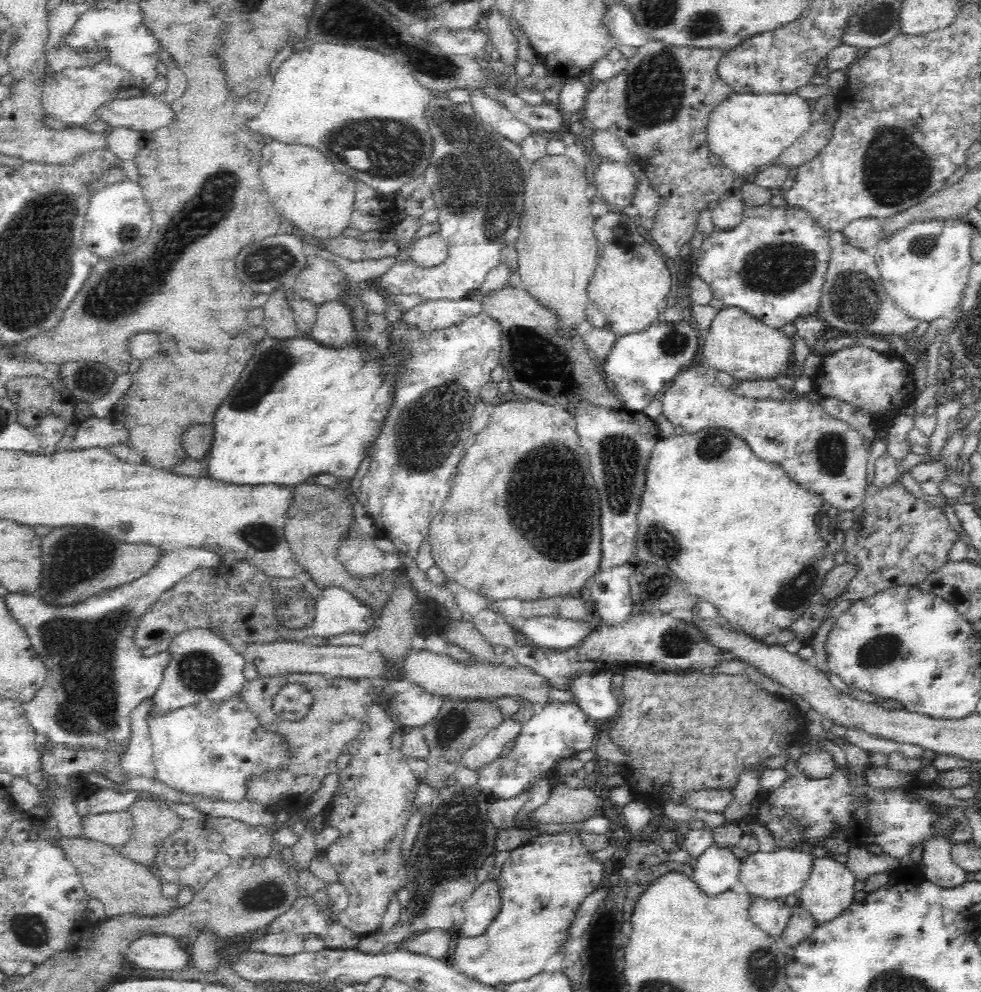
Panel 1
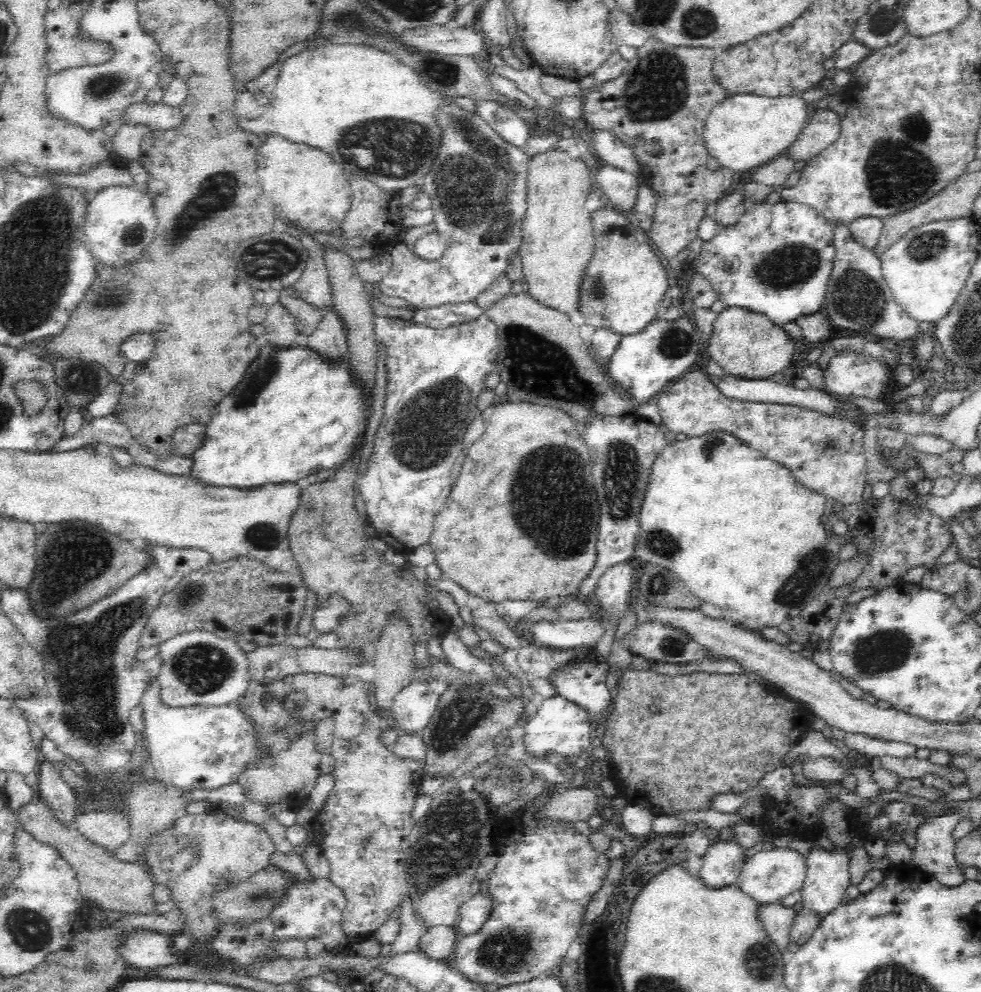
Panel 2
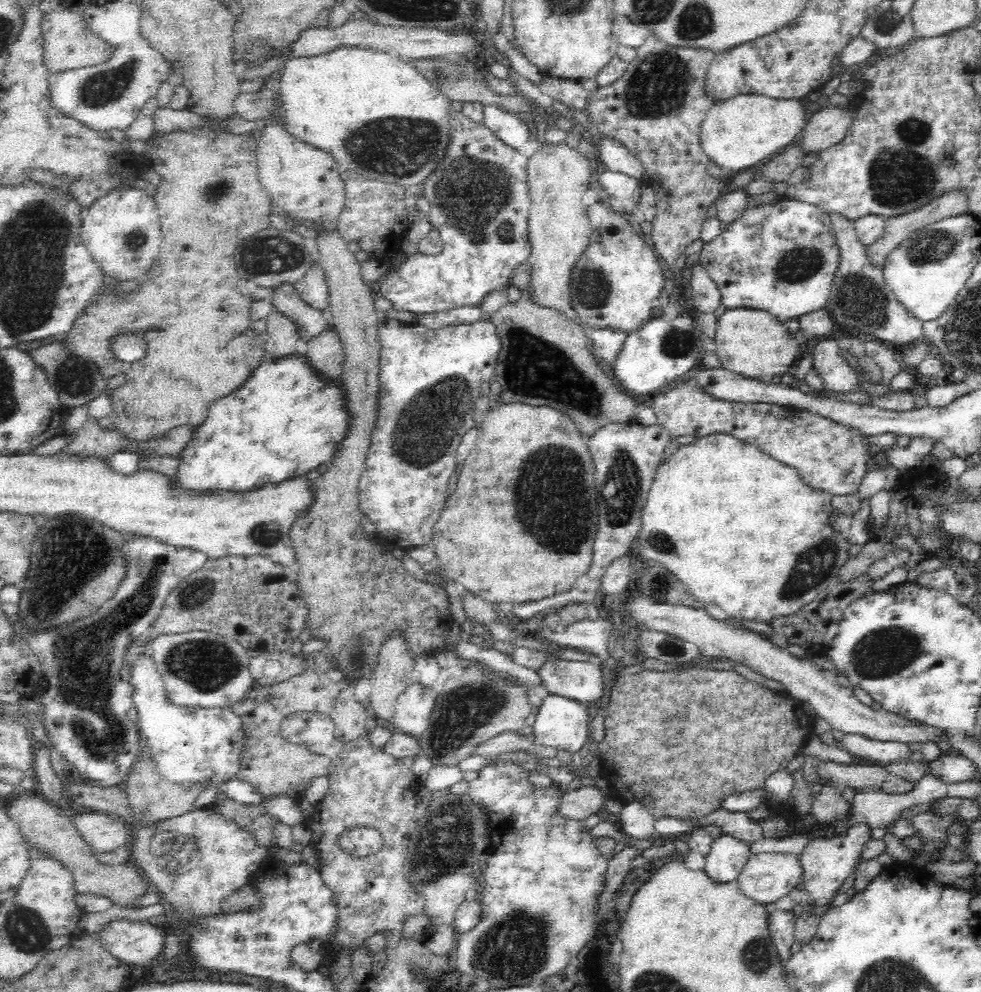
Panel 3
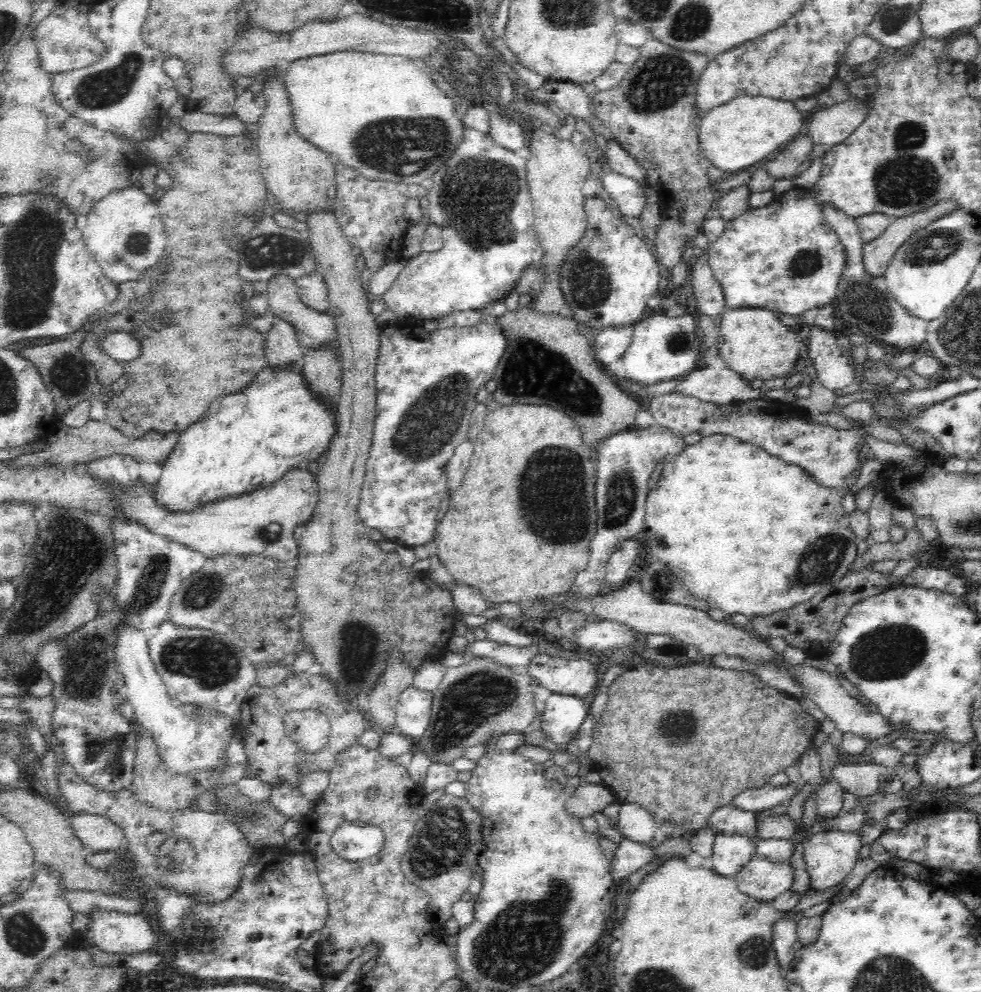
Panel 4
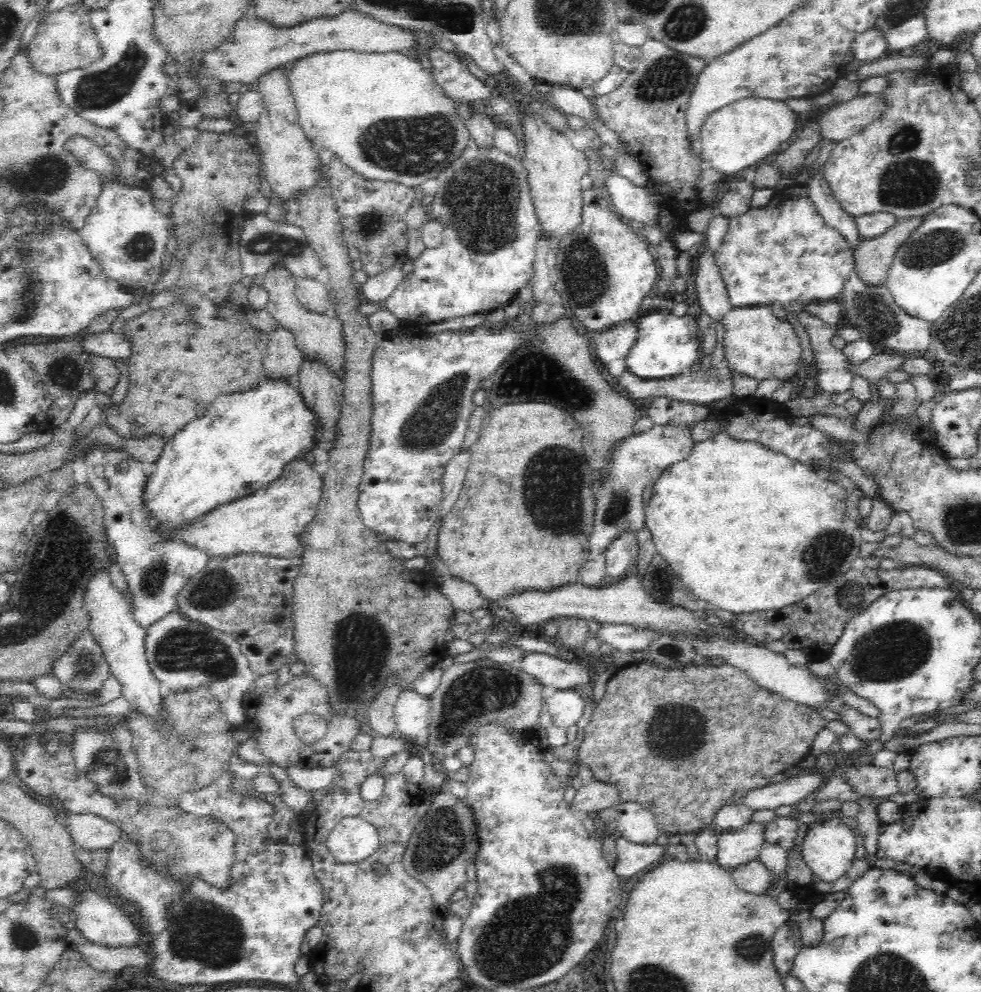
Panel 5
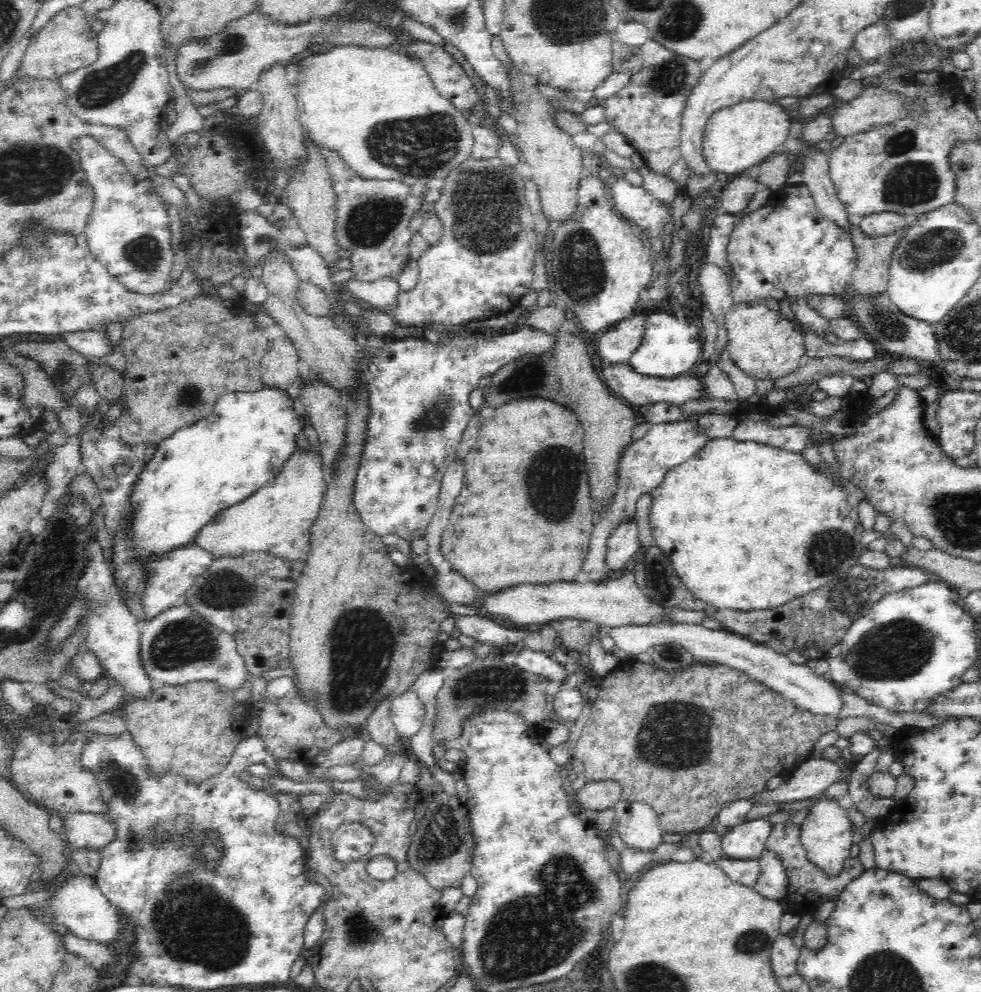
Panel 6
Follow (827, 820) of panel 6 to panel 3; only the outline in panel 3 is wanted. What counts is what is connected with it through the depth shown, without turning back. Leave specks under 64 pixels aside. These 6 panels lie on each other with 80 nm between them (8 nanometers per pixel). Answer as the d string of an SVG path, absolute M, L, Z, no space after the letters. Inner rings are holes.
M854 823L844 837L817 838L811 840L800 855L803 868L803 890L801 892L803 904L812 908L832 907L832 900L836 898L838 890L846 882L846 878L853 872L864 844L870 839L871 828L866 823Z

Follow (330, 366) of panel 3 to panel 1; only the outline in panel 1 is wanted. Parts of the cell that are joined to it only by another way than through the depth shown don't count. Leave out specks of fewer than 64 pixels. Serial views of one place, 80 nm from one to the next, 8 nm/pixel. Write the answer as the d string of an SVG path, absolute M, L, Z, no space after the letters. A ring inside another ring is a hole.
M331 300L319 305L310 336L331 348L342 348L352 340L354 315L346 301Z

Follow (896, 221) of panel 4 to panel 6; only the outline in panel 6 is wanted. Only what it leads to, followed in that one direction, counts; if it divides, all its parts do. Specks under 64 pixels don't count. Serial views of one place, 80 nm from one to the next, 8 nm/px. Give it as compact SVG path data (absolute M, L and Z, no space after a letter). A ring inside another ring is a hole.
M856 219L852 221L851 239L857 263L851 282L860 293L871 295L887 290L892 254L908 228L909 225L904 225L885 235L869 237L857 228Z

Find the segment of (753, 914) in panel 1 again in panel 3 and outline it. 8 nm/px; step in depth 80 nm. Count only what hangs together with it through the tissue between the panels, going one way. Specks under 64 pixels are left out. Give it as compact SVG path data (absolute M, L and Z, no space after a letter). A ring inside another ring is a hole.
M770 908L767 910L767 927L782 962L790 960L790 946L795 941L794 923L796 920L794 913L789 910L776 910Z

